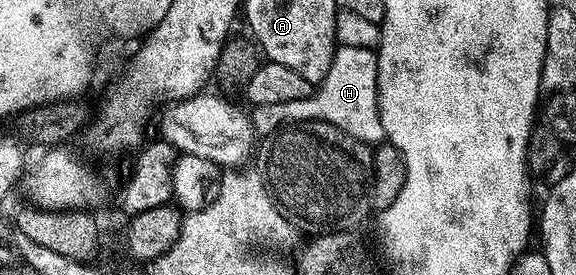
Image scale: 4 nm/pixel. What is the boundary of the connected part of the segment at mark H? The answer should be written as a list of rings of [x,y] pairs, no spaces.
[[[338,45],[329,72],[310,95],[292,102],[256,104],[250,109],[252,133],[266,138],[280,127],[307,120],[327,121],[338,129],[343,127],[339,120],[375,120],[375,128],[384,128],[376,88],[378,61],[378,53],[374,49]]]

